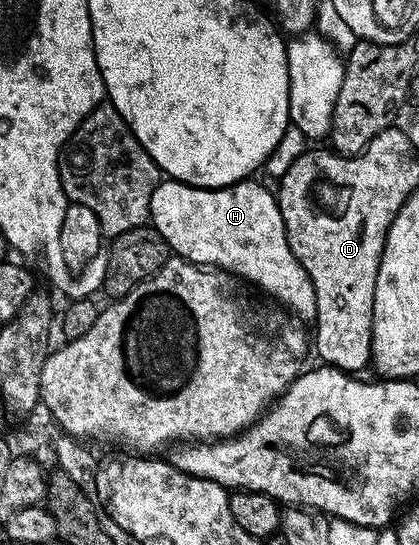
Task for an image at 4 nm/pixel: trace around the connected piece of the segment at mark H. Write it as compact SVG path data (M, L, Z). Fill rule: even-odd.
M246 179L225 189L200 189L194 185L184 185L182 181L162 180L151 195L149 221L153 228L159 231L159 235L163 235L163 239L176 256L190 261L193 265L232 273L234 277L250 286L258 285L266 293L266 298L274 297L269 299L288 310L296 320L302 323L312 322L317 316L315 287L307 271L303 271L299 259L295 259L291 251L276 196L255 182L256 180Z

